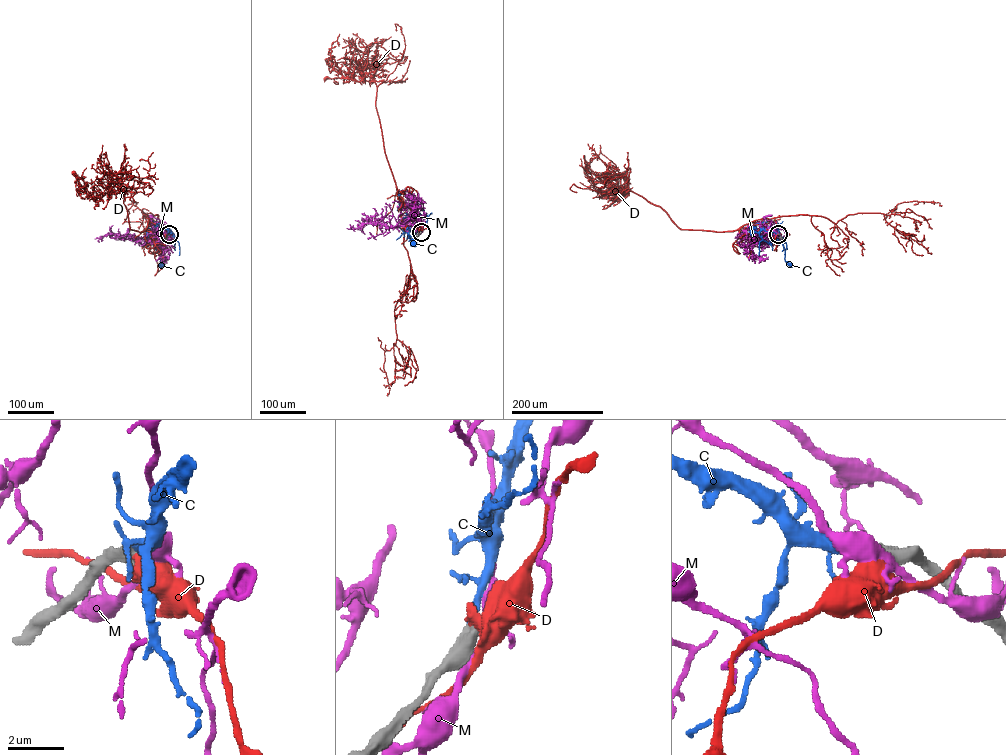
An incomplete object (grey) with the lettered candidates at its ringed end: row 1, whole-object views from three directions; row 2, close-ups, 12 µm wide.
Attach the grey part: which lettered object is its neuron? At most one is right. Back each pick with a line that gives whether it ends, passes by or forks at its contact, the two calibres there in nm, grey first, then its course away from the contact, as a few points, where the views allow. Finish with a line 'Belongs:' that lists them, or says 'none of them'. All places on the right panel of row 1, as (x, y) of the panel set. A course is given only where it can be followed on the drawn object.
C: it ends there; 550 nm thick on the grey side, 280 nm on the other; it runs (778, 233), (765, 229), (768, 229), (783, 246), (785, 261), (790, 264)
Belongs: C

